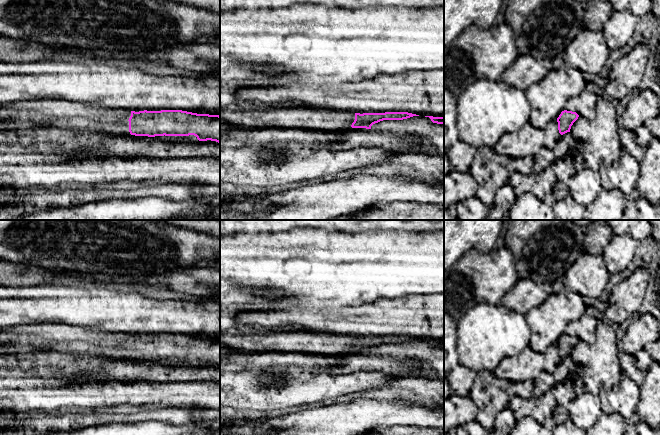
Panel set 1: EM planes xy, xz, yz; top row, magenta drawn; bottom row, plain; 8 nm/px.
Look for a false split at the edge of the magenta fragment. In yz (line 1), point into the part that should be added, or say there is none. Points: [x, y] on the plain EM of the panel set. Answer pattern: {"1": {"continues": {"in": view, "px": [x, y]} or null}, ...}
{"1": {"continues": null}}

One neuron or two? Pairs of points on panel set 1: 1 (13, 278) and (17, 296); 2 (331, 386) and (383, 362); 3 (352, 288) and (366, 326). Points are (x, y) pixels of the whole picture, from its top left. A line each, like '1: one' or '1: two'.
1: two
2: two
3: two

